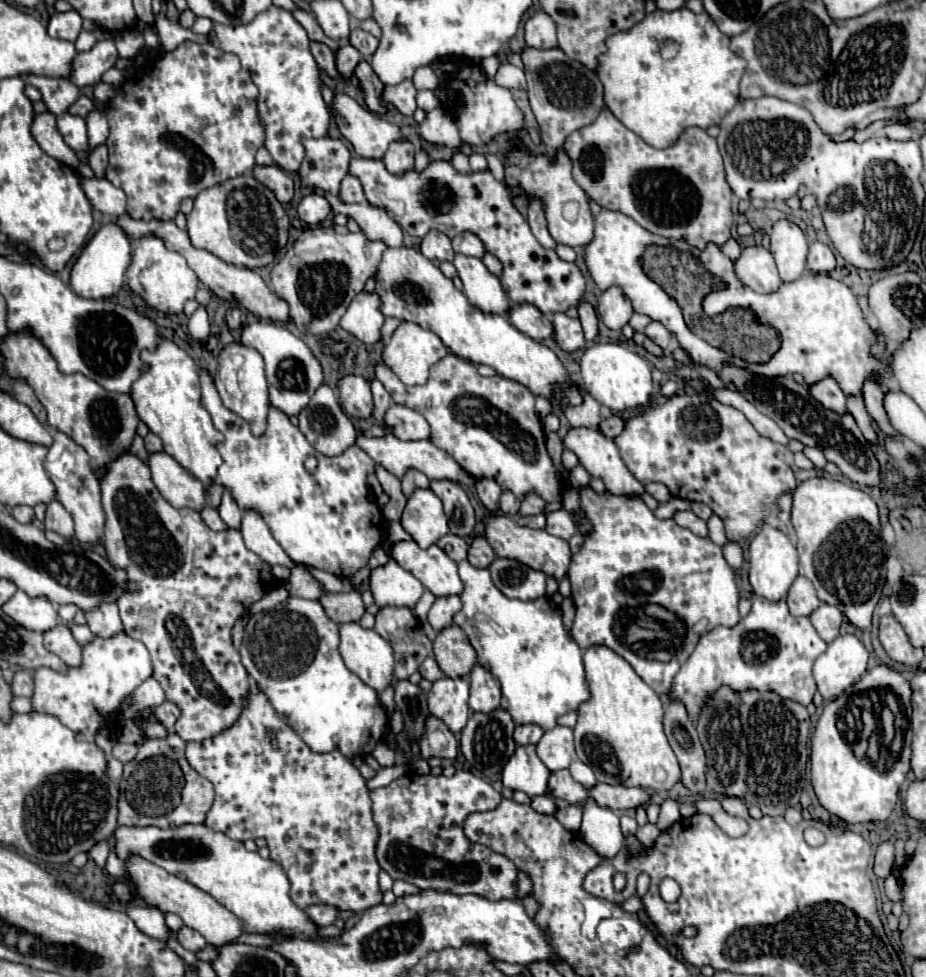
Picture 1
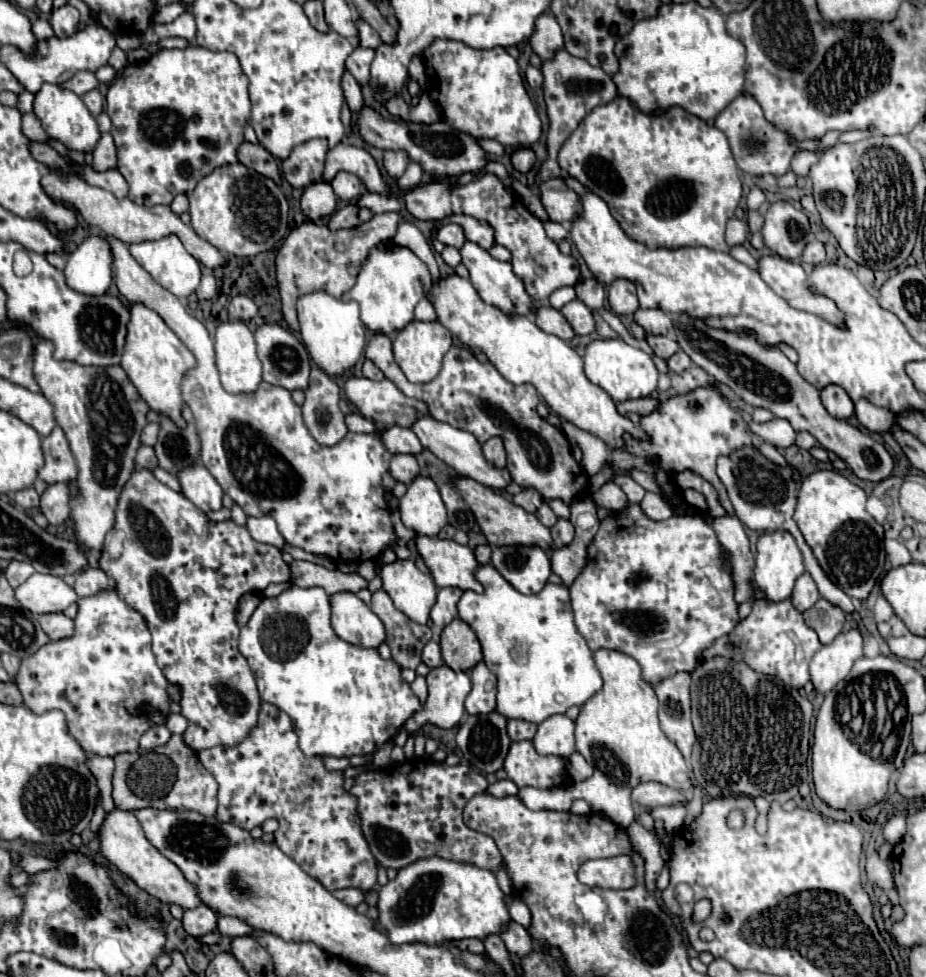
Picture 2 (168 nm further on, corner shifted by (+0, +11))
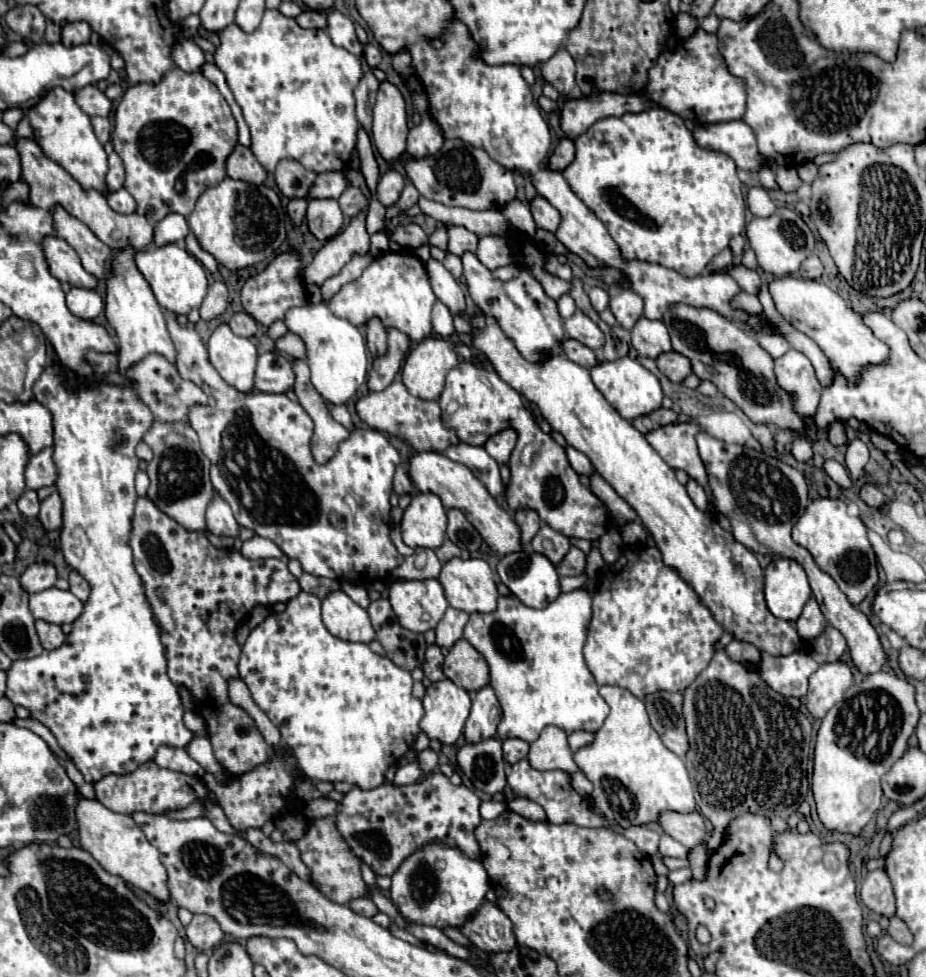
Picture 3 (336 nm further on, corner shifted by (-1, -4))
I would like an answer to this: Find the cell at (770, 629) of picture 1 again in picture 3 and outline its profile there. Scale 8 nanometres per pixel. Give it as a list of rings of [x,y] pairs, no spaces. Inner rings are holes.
[[[793,651],[789,655],[767,655],[761,653],[757,673],[759,677],[783,697],[805,697],[809,687],[809,675],[819,663],[807,651]]]

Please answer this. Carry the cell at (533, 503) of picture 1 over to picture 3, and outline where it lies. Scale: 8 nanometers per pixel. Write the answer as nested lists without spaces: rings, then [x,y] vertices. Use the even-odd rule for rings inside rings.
[[[521,509],[521,511],[515,513],[515,521],[517,521],[519,529],[521,529],[521,541],[523,541],[523,545],[531,543],[531,539],[539,531],[539,523],[541,523],[539,515],[533,509]]]

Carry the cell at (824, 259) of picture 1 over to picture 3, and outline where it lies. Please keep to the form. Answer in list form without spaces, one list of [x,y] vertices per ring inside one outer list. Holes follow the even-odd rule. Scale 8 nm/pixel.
[[[809,255],[809,257],[803,261],[801,277],[803,277],[803,279],[819,279],[821,275],[823,275],[823,263],[819,261],[817,255]]]

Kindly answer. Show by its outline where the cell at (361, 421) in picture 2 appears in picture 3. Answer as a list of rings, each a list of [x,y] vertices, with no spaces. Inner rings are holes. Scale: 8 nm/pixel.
[[[327,403],[327,405],[331,407],[331,415],[333,415],[333,419],[335,419],[337,423],[341,423],[343,427],[347,427],[349,431],[355,429],[355,425],[353,425],[353,421],[351,421],[351,415],[349,415],[349,411],[347,411],[345,405],[331,405],[331,403]]]

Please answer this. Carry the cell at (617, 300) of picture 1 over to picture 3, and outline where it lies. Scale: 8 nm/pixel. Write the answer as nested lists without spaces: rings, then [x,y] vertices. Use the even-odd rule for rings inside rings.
[[[621,289],[609,301],[609,309],[623,329],[633,329],[639,317],[643,317],[643,299],[631,289]]]

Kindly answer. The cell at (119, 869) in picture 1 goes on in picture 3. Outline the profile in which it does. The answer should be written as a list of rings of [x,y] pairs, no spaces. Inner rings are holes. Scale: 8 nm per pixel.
[[[13,719],[13,723],[15,725],[19,725],[19,727],[29,727],[31,731],[35,731],[39,737],[43,737],[45,741],[47,741],[47,745],[53,749],[53,753],[57,755],[57,757],[61,757],[63,761],[71,761],[69,759],[69,755],[63,751],[63,749],[59,749],[59,745],[57,745],[57,741],[55,741],[55,735],[51,735],[51,731],[47,729],[47,727],[43,727],[41,723],[35,723],[35,721],[27,721],[27,719]]]

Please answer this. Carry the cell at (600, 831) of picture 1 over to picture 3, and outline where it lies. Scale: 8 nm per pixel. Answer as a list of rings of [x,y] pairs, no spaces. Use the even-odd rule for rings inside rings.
[[[577,771],[577,773],[573,773],[571,775],[571,785],[573,785],[573,789],[579,793],[579,795],[583,795],[583,797],[587,797],[587,795],[591,795],[591,781],[581,773],[581,771]]]

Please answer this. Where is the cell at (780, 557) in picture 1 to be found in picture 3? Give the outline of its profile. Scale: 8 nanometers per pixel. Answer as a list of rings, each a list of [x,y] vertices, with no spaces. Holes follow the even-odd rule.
[[[775,559],[765,569],[765,601],[769,611],[785,621],[795,621],[807,599],[811,587],[803,567],[795,559]]]

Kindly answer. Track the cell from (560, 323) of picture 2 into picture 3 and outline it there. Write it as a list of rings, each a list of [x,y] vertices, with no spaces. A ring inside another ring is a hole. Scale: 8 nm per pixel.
[[[569,337],[563,339],[563,341],[561,341],[561,351],[565,353],[567,359],[571,359],[571,361],[583,365],[583,367],[591,367],[591,365],[597,363],[593,351],[591,351],[589,347],[581,345],[581,343],[575,341],[575,339],[569,339]]]

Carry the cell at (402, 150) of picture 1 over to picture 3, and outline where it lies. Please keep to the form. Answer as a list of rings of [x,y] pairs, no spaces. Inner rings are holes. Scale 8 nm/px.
[[[387,169],[381,177],[379,177],[379,183],[377,183],[377,197],[379,201],[389,207],[393,203],[397,203],[401,191],[405,187],[405,179],[401,173],[397,173],[395,169]]]

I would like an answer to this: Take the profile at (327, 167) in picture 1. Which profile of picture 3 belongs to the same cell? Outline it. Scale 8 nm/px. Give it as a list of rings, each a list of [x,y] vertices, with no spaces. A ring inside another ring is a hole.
[[[287,159],[281,161],[275,169],[275,183],[279,191],[289,199],[305,199],[315,183],[315,177],[315,171],[305,169],[301,163]]]

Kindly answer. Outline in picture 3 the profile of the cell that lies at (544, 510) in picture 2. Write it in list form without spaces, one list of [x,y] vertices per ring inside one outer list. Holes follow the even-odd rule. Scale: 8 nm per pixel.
[[[541,523],[539,533],[531,541],[531,547],[537,553],[551,559],[551,563],[555,565],[555,563],[559,563],[559,559],[563,559],[563,555],[569,551],[571,545],[569,545],[569,539],[563,533],[551,529],[547,523]]]

